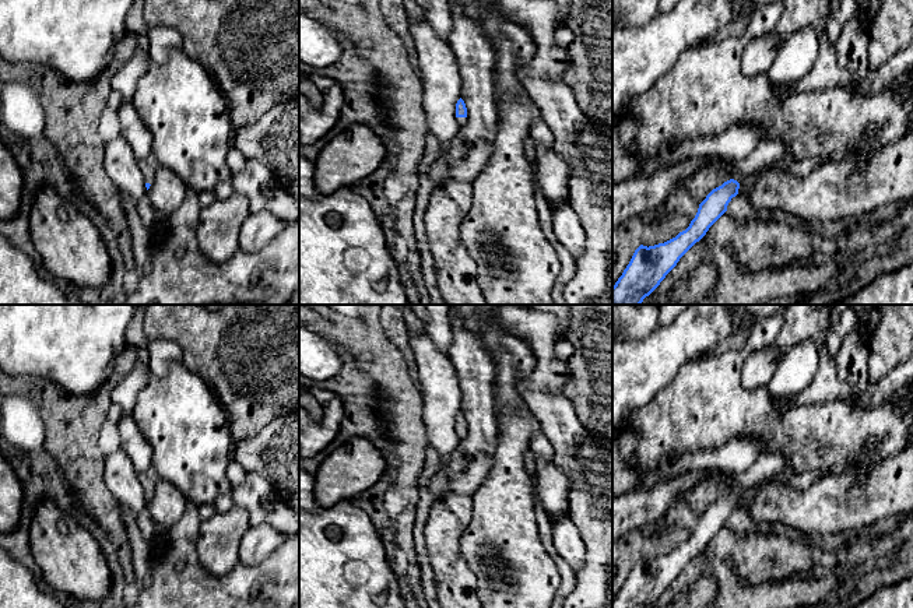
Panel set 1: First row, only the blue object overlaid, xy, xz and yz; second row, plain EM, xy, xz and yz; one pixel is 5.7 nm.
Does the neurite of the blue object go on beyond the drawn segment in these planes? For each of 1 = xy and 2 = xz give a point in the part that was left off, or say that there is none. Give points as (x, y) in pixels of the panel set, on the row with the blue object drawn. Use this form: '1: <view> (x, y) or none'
1: none
2: none

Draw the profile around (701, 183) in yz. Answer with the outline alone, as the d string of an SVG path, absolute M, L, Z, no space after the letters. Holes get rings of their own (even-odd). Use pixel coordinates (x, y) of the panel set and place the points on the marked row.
M719 159L717 162L705 166L685 179L671 194L686 191L700 204L706 196L716 187L733 178L734 162Z

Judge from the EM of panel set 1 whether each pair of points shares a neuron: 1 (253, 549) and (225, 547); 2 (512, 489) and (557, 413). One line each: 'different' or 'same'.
1: different
2: different

